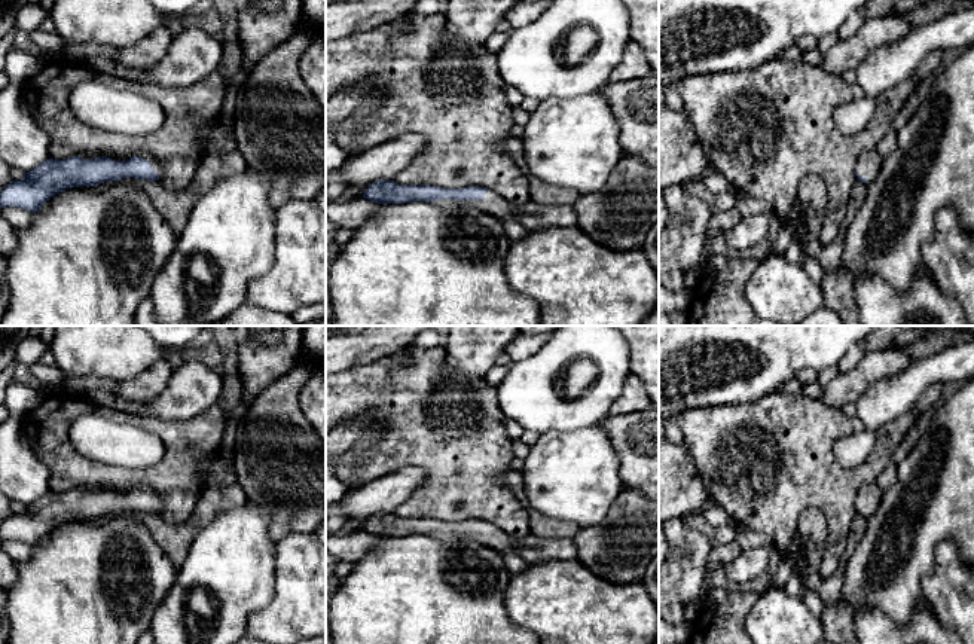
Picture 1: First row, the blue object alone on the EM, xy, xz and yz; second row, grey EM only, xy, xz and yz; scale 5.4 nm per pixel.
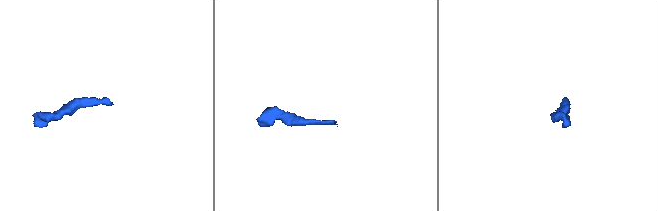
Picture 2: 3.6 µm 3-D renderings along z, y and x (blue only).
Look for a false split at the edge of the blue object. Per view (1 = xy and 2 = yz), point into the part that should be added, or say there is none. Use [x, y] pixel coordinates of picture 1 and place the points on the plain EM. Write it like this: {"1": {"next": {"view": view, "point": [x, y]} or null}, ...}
{"1": {"next": {"view": "xy", "point": [156, 500]}}, "2": {"next": {"view": "yz", "point": [869, 497]}}}

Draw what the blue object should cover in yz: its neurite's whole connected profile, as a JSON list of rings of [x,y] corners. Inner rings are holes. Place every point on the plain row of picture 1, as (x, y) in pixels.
[[[876,482],[864,483],[859,488],[858,495],[857,495],[855,506],[857,506],[858,515],[865,516],[865,518],[871,516],[880,504],[882,494],[883,491],[879,488]]]

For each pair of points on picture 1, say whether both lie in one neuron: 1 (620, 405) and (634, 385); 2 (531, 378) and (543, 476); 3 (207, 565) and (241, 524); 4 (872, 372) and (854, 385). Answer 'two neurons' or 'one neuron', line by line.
1: one neuron
2: two neurons
3: one neuron
4: one neuron

